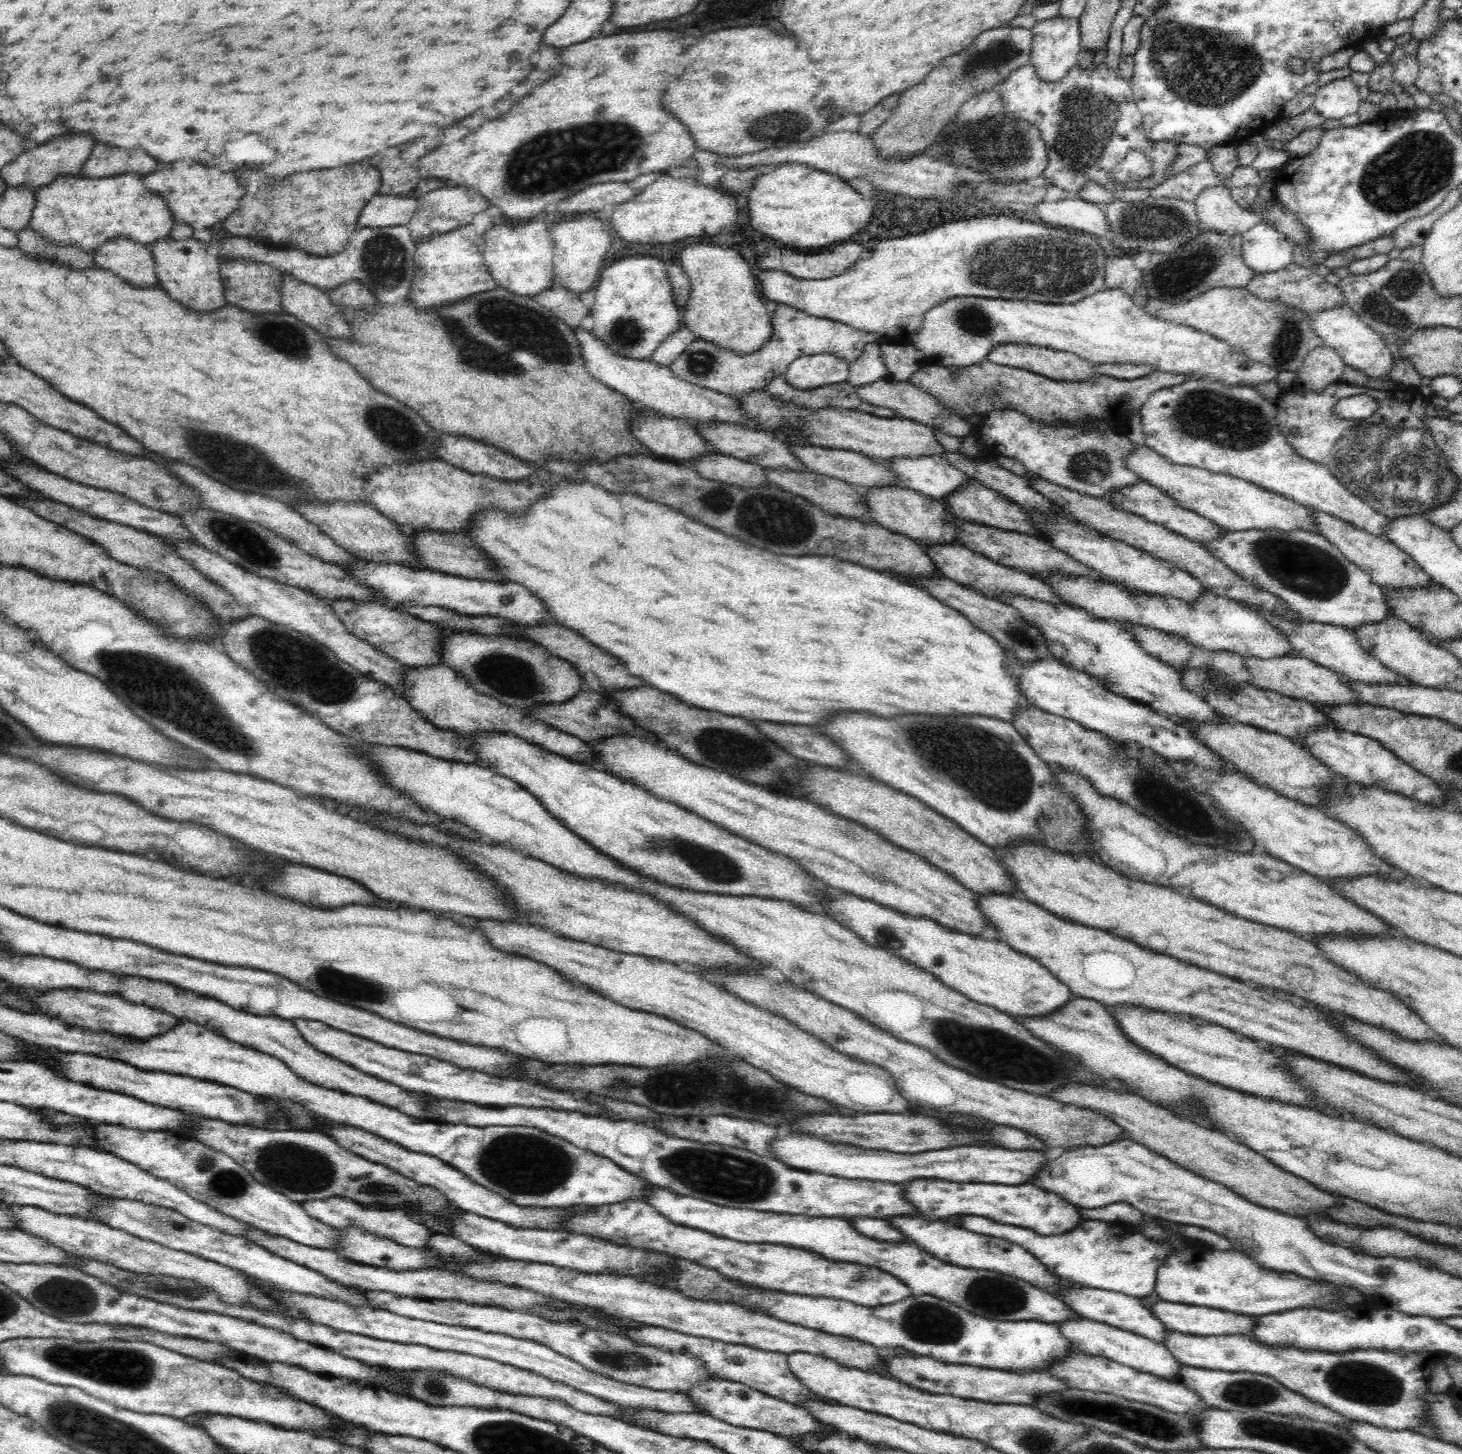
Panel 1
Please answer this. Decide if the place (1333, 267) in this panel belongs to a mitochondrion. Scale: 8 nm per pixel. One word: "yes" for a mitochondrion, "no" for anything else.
no

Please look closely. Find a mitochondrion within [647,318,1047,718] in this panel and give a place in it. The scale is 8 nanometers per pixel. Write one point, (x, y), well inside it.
(771, 516)

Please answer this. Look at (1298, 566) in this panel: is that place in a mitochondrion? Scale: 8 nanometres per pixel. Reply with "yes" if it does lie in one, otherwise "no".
yes

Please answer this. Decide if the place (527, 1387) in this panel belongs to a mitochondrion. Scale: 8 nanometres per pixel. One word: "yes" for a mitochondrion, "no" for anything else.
no

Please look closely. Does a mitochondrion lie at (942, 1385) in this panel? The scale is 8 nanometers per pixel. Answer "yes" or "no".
no

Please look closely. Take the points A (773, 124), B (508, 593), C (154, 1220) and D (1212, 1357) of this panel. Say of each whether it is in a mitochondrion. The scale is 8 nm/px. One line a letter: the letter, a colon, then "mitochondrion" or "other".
A: mitochondrion
B: other
C: mitochondrion
D: other

